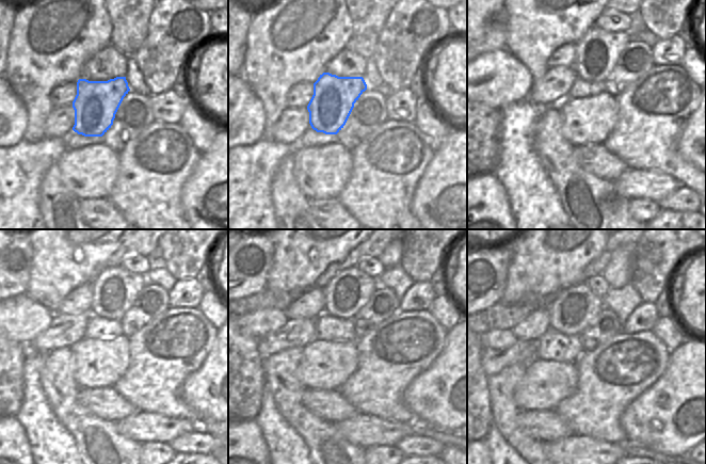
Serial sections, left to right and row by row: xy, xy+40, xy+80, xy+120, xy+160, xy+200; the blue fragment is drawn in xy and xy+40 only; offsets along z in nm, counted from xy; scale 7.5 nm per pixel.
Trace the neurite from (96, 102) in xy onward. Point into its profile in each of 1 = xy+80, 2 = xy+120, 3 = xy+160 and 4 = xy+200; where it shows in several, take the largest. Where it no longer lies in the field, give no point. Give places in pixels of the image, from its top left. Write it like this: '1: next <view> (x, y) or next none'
1: next xy+80 (596, 52)
2: next xy+120 (113, 292)
3: next xy+160 (350, 290)
4: next xy+200 (571, 310)

